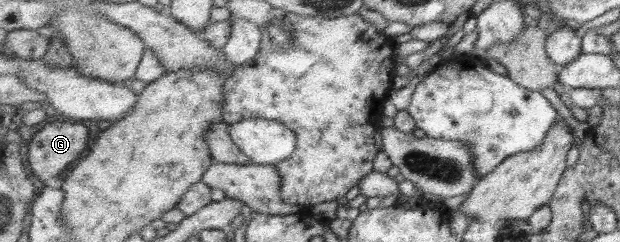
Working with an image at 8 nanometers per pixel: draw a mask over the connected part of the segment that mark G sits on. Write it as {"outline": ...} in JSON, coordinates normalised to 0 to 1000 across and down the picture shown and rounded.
{"outline":[[[106,496],[79,504],[65,541],[60,541],[45,595],[44,657],[47,661],[50,715],[58,723],[68,756],[77,748],[79,731],[100,731],[100,715],[135,640],[144,616],[142,566],[145,541],[135,508],[108,504]]]}

